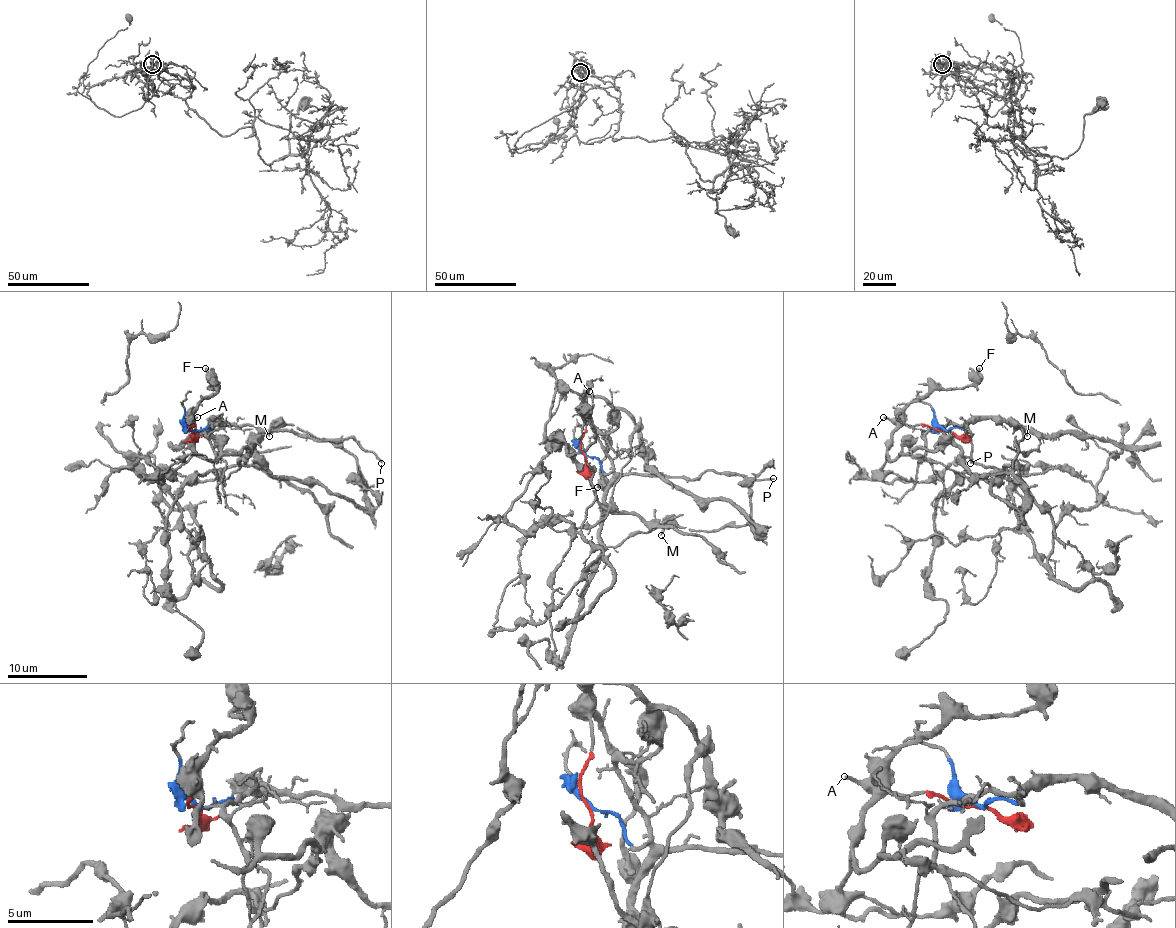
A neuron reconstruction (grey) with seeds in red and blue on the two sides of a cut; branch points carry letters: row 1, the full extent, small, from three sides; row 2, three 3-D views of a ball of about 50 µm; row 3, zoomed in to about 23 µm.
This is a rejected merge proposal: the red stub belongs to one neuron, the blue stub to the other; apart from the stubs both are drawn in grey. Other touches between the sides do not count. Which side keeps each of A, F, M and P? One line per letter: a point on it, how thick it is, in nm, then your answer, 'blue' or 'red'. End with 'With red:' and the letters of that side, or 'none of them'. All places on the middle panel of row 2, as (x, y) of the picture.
A: (589, 391) | 170 nm | red
F: (597, 487) | 280 nm | red
M: (661, 535) | 150 nm | red
P: (773, 478) | 160 nm | blue
With red: A, F, M

